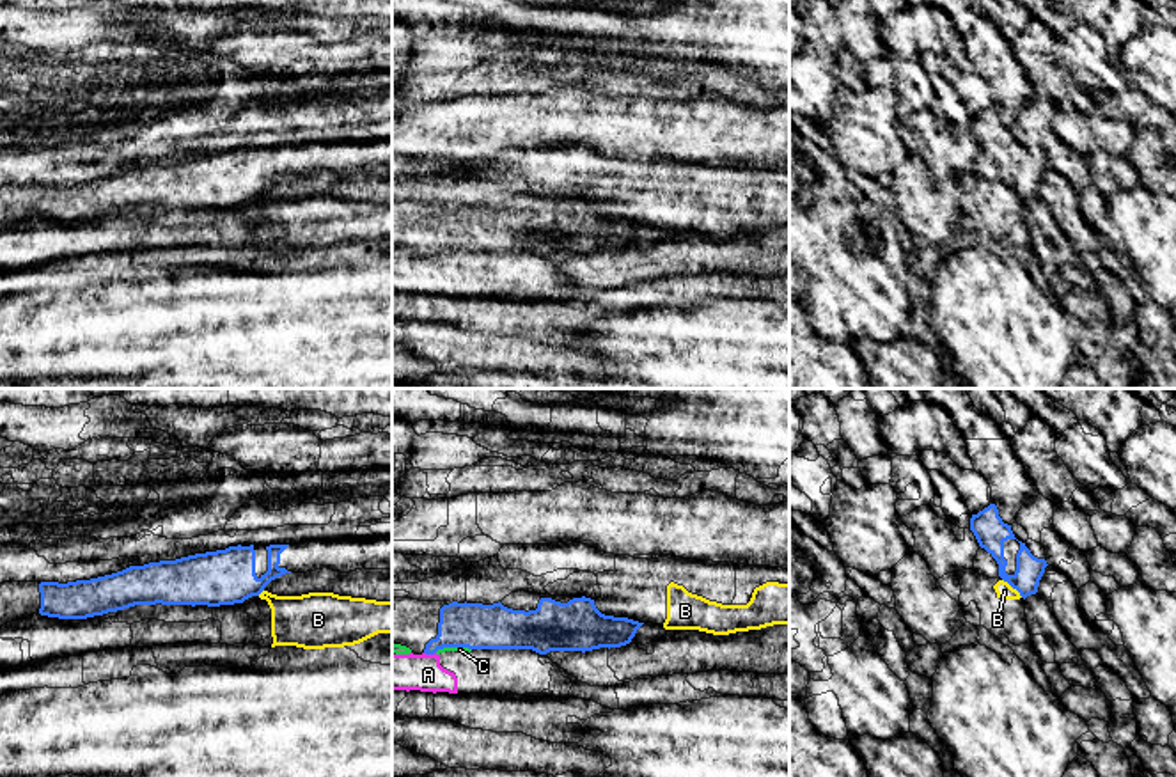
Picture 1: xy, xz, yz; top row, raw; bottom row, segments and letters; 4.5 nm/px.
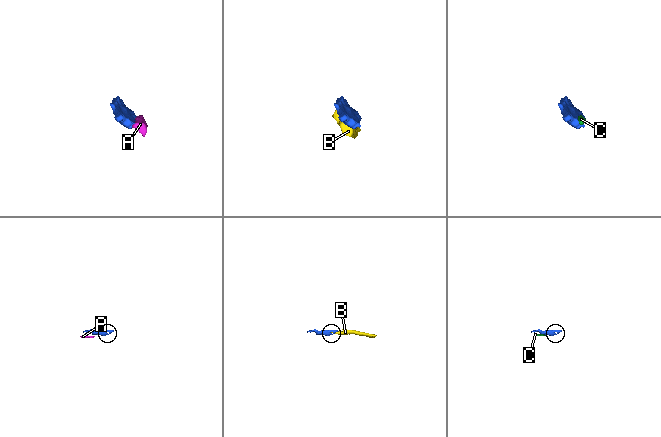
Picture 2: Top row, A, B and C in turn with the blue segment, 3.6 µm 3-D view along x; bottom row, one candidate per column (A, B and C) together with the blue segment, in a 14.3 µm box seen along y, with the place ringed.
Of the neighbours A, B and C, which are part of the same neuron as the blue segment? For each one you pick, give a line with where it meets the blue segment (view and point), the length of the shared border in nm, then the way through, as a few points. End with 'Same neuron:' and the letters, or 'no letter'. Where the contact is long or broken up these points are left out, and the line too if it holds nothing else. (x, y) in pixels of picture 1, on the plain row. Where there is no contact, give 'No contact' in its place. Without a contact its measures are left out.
Same neuron: no letter

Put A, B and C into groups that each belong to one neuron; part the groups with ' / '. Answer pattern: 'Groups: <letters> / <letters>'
Groups: A C / B

